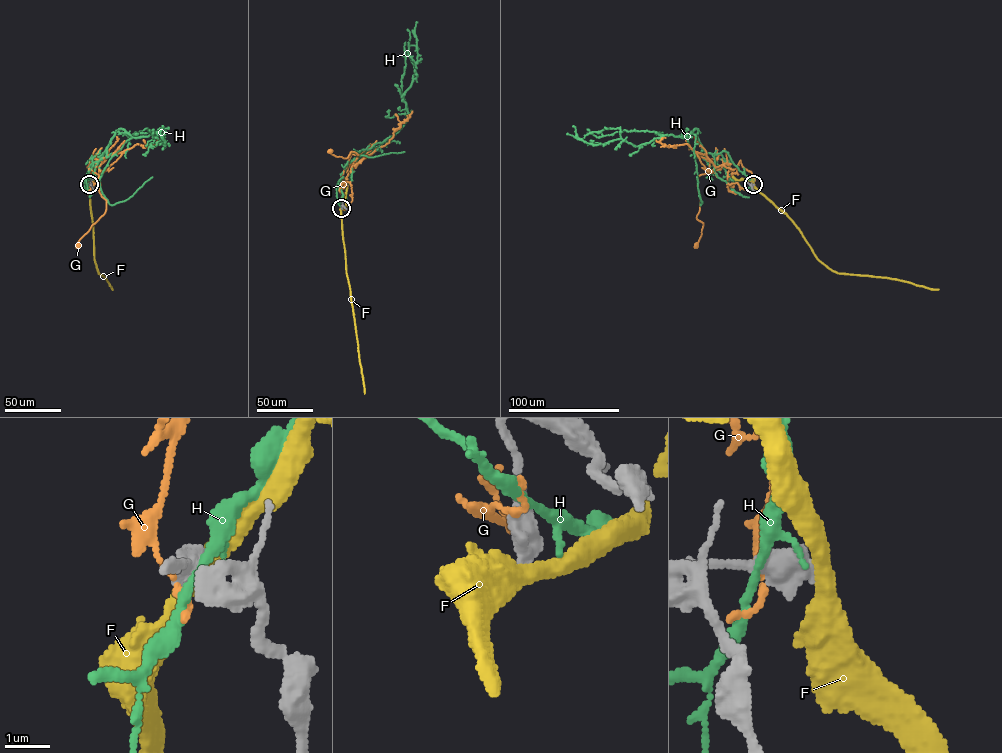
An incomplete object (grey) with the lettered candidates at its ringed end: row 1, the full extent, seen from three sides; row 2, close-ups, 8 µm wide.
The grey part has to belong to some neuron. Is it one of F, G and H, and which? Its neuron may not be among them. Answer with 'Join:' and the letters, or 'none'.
Join: none

